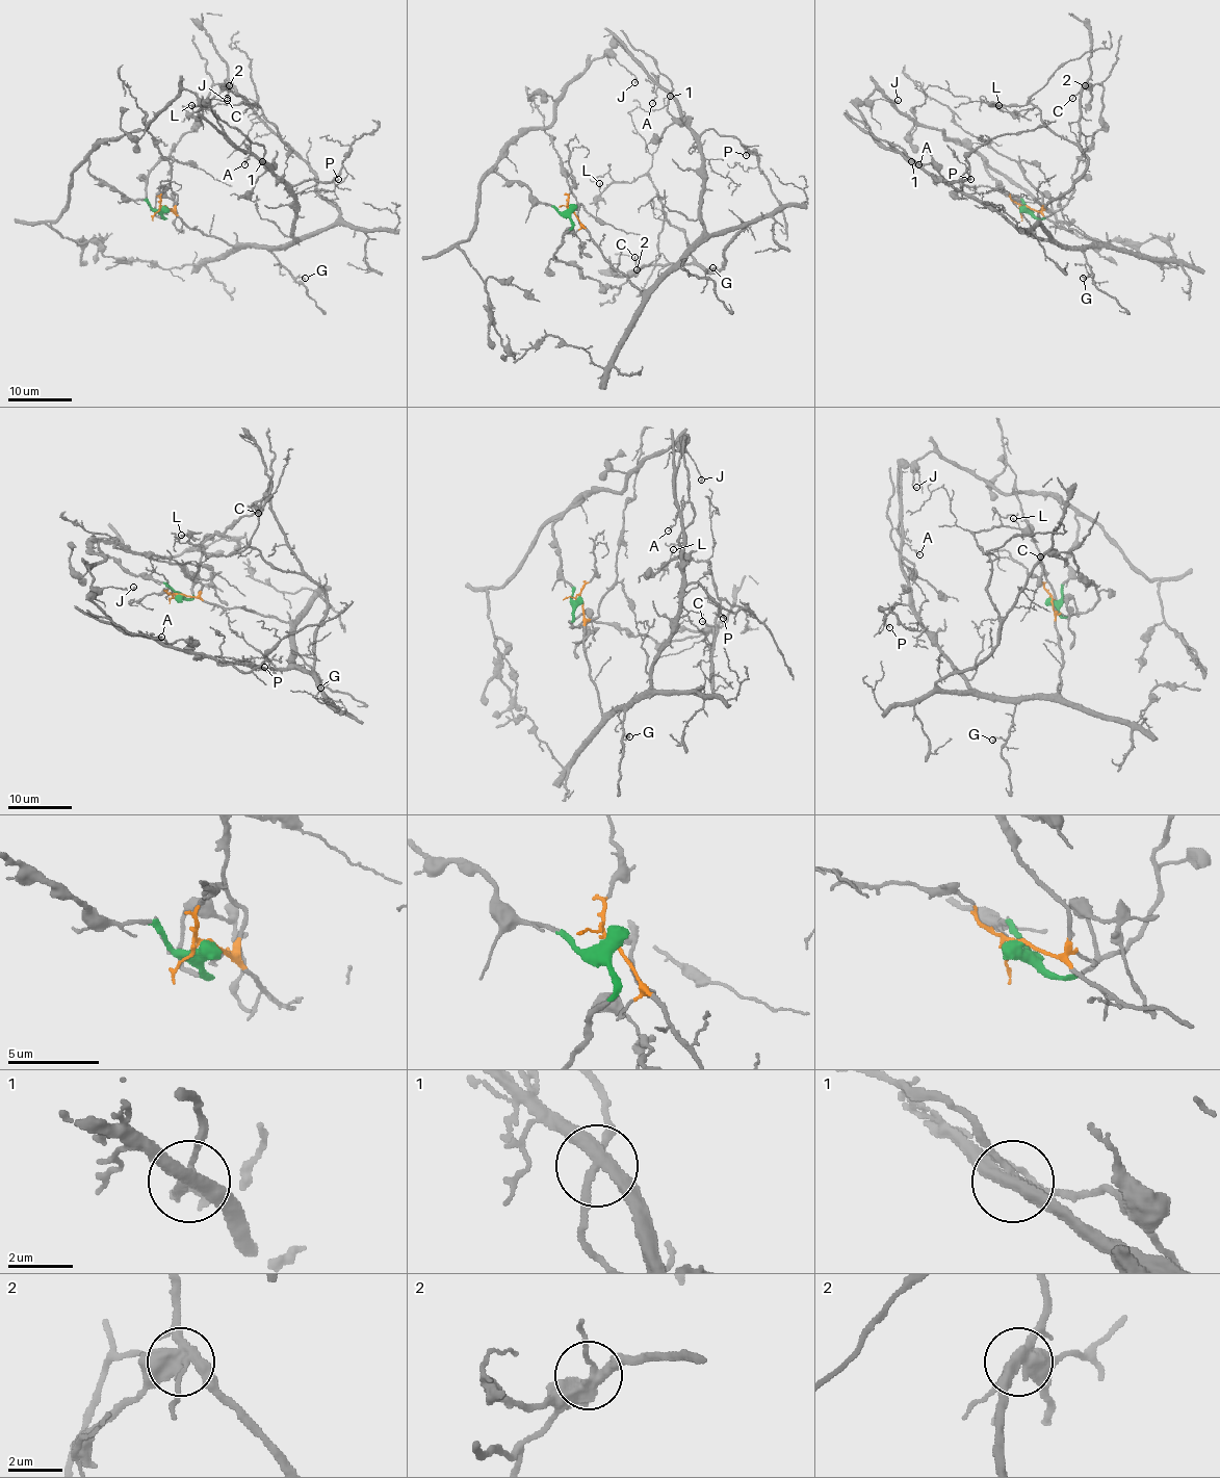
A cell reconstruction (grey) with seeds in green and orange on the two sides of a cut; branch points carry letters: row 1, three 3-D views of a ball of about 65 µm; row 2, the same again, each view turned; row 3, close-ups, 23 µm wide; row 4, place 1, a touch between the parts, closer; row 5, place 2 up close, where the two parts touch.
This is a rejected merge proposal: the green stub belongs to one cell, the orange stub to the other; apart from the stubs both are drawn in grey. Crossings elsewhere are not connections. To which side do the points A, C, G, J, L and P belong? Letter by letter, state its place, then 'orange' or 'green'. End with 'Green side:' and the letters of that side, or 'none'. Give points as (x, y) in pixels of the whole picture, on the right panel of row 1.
A: place (918, 164); orange
C: place (1072, 98); green
G: place (1083, 278); orange
J: place (898, 100); green
L: place (998, 105); orange
P: place (970, 179); orange
Green side: C, J

